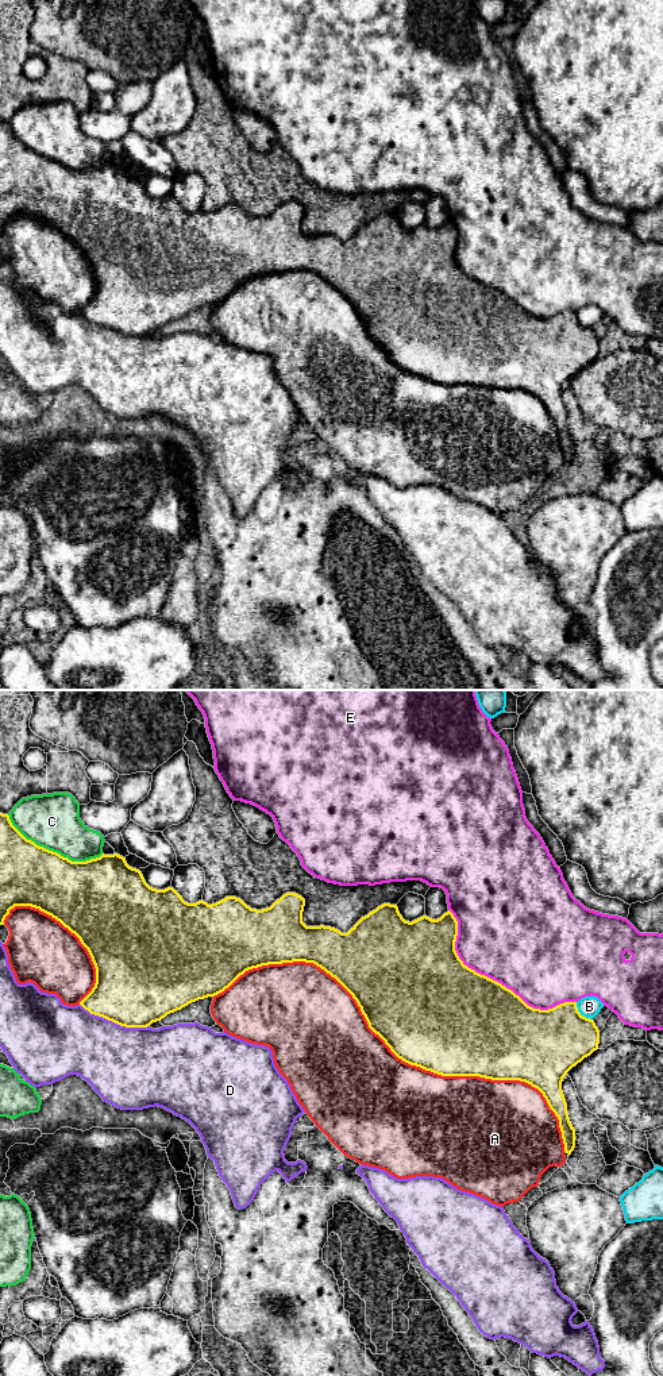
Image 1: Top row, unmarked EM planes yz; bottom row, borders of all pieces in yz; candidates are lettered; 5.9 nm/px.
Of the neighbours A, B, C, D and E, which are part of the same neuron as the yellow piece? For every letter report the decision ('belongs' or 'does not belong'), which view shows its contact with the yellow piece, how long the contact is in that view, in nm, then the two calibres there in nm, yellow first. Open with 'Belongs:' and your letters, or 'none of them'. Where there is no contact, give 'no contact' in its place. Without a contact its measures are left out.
Belongs: none of them
A: does not belong | yz | 2300 nm | 500/500 nm
B: does not belong | yz | 150 nm | 400/130 nm
C: does not belong | yz | 600 nm | 360/320 nm
D: does not belong | yz | 440 nm | 480/440 nm
E: does not belong | yz | 950 nm | 500/500 nm

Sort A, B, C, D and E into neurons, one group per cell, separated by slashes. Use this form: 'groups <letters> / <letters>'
groups A / B / C / D / E

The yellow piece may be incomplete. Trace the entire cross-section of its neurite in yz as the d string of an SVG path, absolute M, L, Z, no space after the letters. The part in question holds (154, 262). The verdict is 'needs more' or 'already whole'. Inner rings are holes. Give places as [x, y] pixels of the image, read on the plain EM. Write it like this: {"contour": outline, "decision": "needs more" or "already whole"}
{"contour": "M0 122L0 234L4 234L5 226L15 215L31 215L51 224L65 236L74 242L81 253L88 258L96 277L96 292L92 300L80 311L90 323L103 325L126 336L147 336L153 331L161 329L167 323L181 319L192 311L215 305L228 297L246 280L269 273L282 273L293 270L313 271L332 286L335 286L356 309L365 324L369 336L378 343L390 359L402 370L420 375L425 379L442 385L479 385L492 389L520 389L537 397L546 406L550 417L559 428L559 436L564 452L564 460L570 465L575 456L575 438L573 436L567 412L562 400L562 390L567 381L598 358L600 339L594 329L583 325L577 316L577 311L564 311L548 319L533 317L528 315L519 304L501 292L475 281L463 273L455 259L458 244L458 230L448 219L440 227L432 228L423 224L412 231L405 230L398 220L397 213L383 212L367 224L362 226L347 242L331 235L307 235L302 231L305 208L296 201L286 201L270 216L257 219L247 215L240 207L226 205L224 208L208 213L203 208L196 212L188 212L173 197L157 199L150 196L142 181L127 173L126 166L113 163L101 163L86 170L72 170L57 161L49 159L27 149L11 131L8 123Z", "decision": "already whole"}

